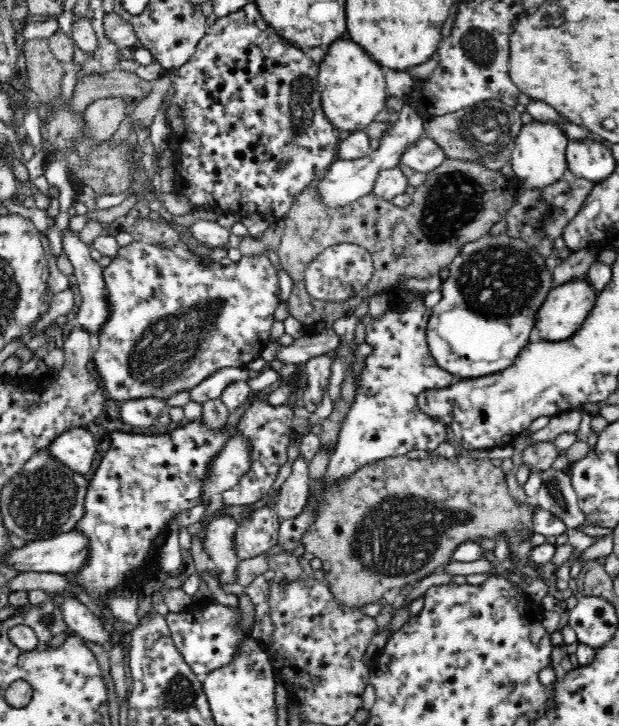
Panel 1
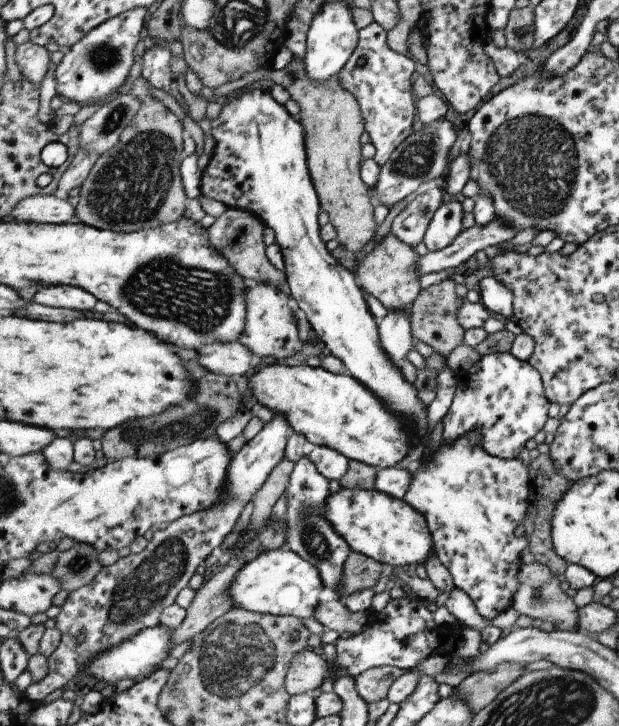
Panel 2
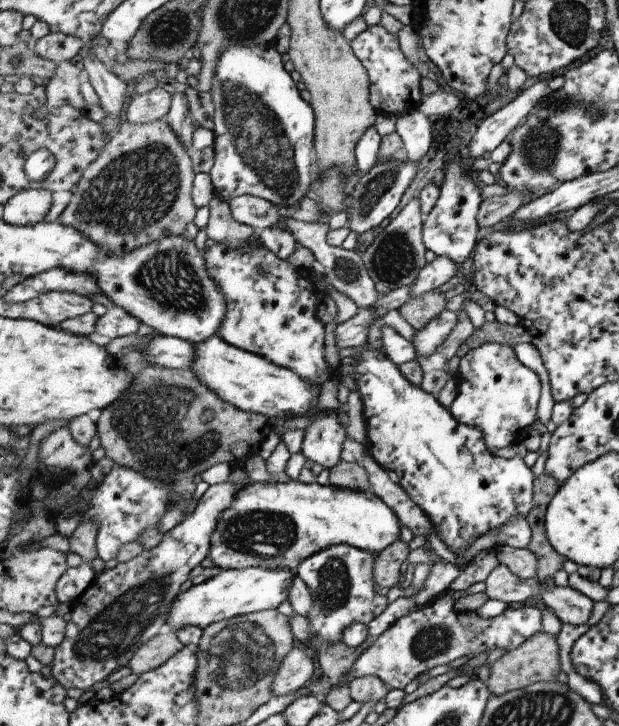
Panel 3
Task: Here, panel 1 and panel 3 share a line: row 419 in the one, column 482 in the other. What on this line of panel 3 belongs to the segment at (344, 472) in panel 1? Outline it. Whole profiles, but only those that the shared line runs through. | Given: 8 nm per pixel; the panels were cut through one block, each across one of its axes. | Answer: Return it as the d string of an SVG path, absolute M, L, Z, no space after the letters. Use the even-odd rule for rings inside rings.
M487 343L479 348L467 349L461 356L455 377L458 378L459 392L457 400L451 405L451 414L461 424L479 428L488 449L505 448L515 440L523 440L521 434L537 422L543 388L541 376L525 366L511 346Z

